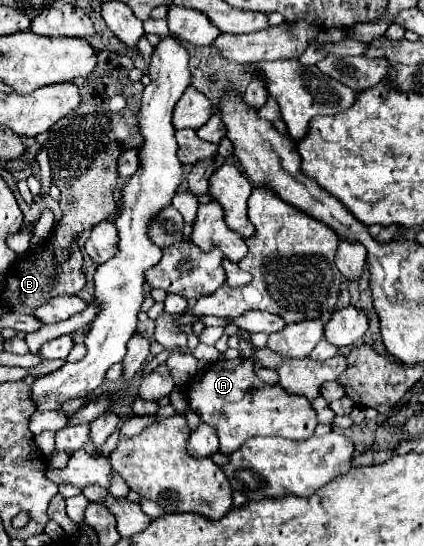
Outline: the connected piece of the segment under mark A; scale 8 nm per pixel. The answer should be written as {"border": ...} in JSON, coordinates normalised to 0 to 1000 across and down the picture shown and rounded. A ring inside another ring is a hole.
{"border":[[[592,658],[512,661],[493,668],[474,690],[436,705],[446,745],[469,756],[474,771],[512,789],[521,830],[545,833],[587,800],[653,797],[672,804],[729,804],[748,782],[748,760],[729,731],[677,720],[663,705],[630,705],[611,698]]]}

